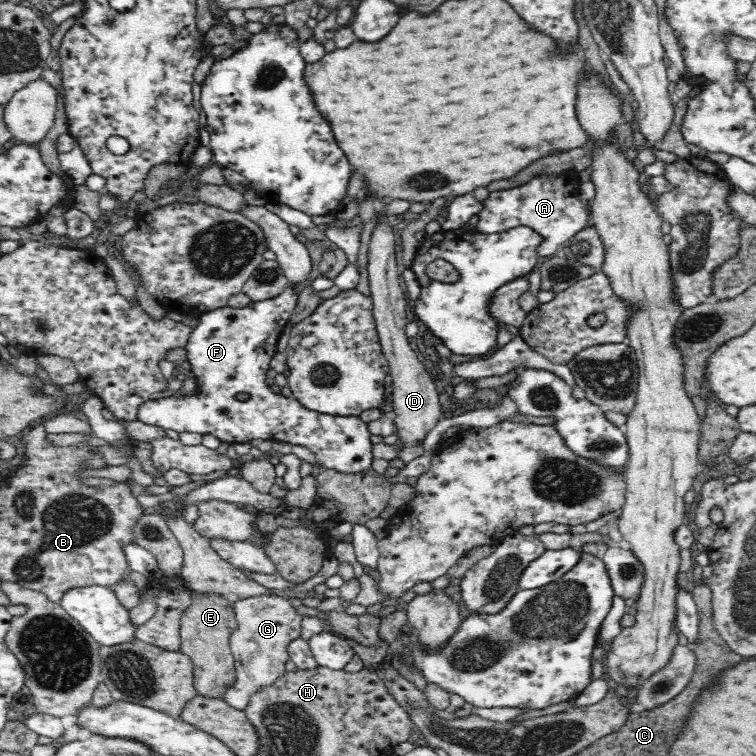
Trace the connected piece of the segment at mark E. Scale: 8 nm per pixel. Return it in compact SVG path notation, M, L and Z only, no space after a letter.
M196 591L191 596L189 607L181 614L180 626L180 651L193 663L196 691L200 695L221 698L222 690L235 678L235 661L229 644L229 636L237 627L233 602L216 593Z

